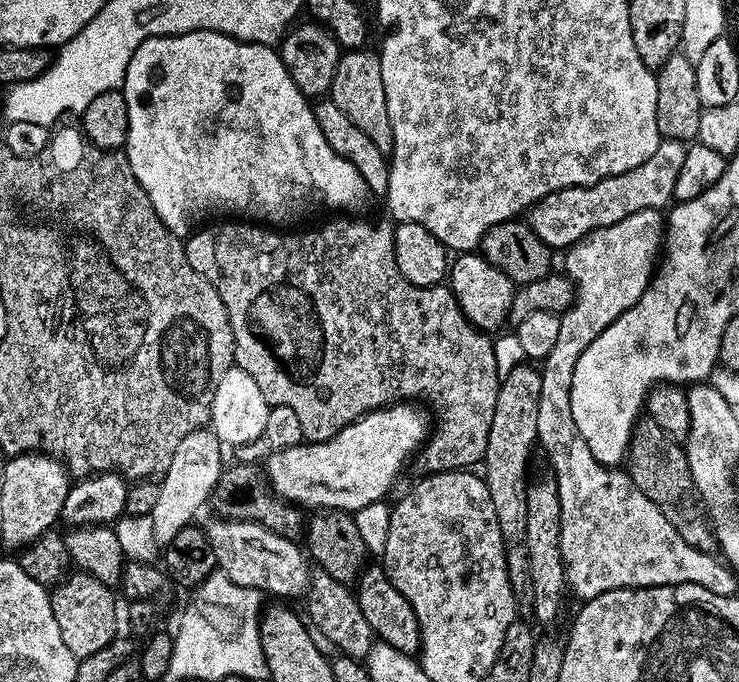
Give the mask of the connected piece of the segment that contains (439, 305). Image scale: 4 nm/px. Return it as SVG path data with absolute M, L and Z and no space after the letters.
M328 220L321 228L312 228L301 236L287 236L284 233L287 231L284 230L263 232L260 229L263 227L252 222L212 222L204 226L209 228L201 227L196 230L201 232L193 231L187 237L184 253L190 266L194 266L194 270L198 270L202 278L209 280L214 290L218 290L218 298L222 298L226 306L232 327L235 367L246 370L246 374L250 374L250 378L258 382L258 390L262 390L269 405L290 406L290 410L298 414L298 423L302 426L305 441L328 440L348 424L359 420L366 412L391 406L397 402L412 402L417 399L415 396L432 396L433 406L441 408L441 412L440 421L437 424L435 421L434 431L422 448L422 457L424 456L424 464L428 467L427 471L434 473L471 469L479 465L486 454L486 442L490 438L490 422L494 422L494 402L498 402L498 390L502 379L496 361L493 337L471 324L458 306L451 287L423 288L414 286L406 282L406 278L402 278L402 270L398 270L398 262L394 262L393 225L385 220L380 220L377 224L371 224L368 220Z

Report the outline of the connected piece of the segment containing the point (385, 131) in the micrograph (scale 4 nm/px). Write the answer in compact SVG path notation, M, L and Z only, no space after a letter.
M369 50L345 51L334 70L330 99L350 117L350 122L370 137L370 142L385 154L391 153L394 126L390 126L390 110L386 110L386 86L382 86L382 66L379 55Z

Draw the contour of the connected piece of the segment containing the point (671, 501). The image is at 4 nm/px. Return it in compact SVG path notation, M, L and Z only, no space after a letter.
M637 423L632 429L632 440L628 444L626 472L631 476L636 489L646 494L650 502L654 502L664 511L668 521L676 527L678 534L682 534L687 544L703 552L717 551L718 545L713 525L707 524L700 517L700 508L696 505L697 497L694 495L688 456L684 452L683 443L676 441L656 424Z

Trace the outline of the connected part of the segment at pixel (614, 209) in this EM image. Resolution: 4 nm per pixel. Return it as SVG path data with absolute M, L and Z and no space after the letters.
M661 139L658 150L654 150L654 154L646 158L646 162L634 166L634 170L626 170L626 174L614 174L593 184L570 186L544 196L528 209L526 223L530 226L530 230L534 230L534 234L538 234L538 238L542 238L542 242L548 244L549 248L567 250L572 245L581 243L591 232L606 226L614 226L614 222L622 222L622 218L630 218L630 214L638 214L638 210L667 209L673 203L674 185L678 183L678 174L682 170L682 162L686 162L687 153L685 141Z

